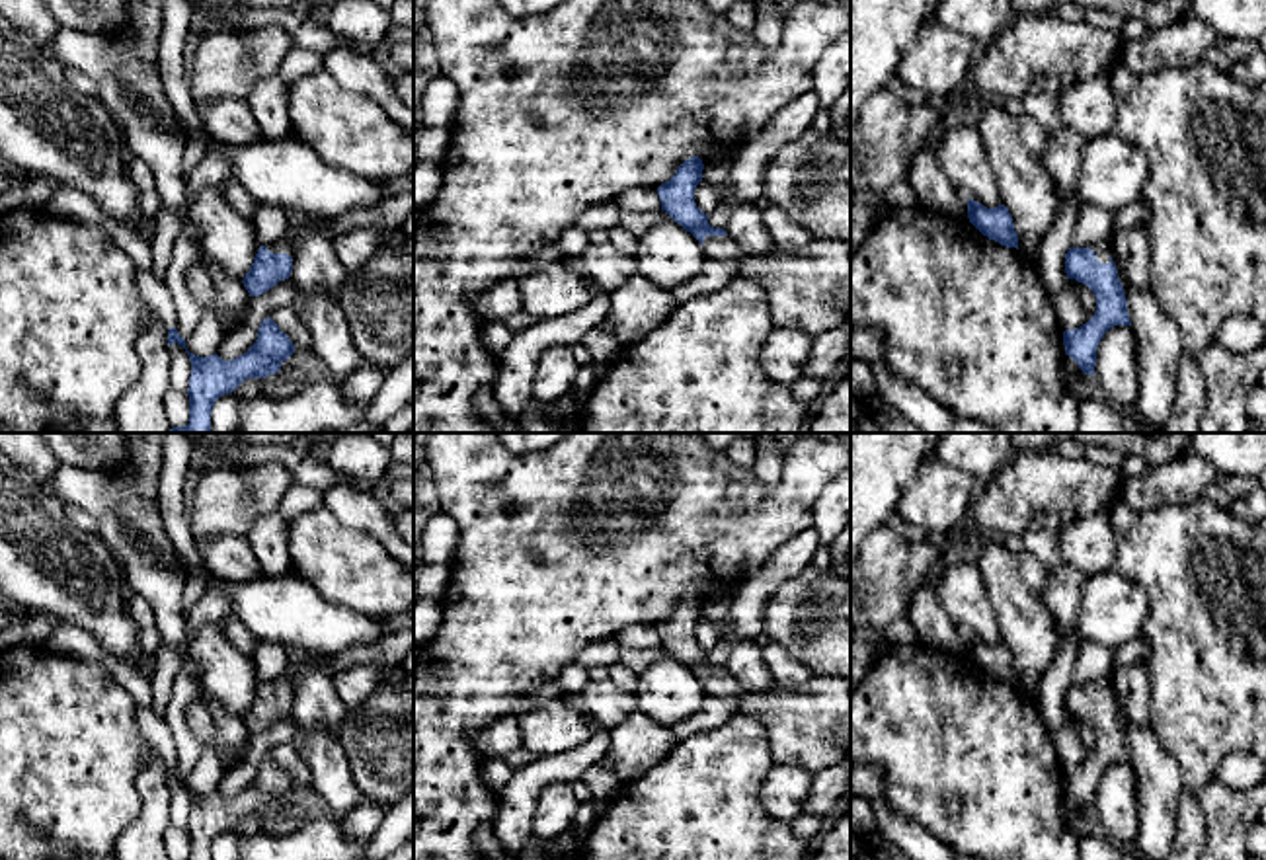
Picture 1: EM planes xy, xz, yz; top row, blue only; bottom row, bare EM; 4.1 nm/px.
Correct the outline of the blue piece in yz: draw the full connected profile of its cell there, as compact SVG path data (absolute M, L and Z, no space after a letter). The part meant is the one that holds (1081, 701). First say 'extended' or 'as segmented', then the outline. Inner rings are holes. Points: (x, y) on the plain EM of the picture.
extended; M1106 677L1088 684L1069 684L1065 690L1067 716L1087 722L1096 733L1094 753L1075 766L1063 768L1065 792L1069 792L1085 811L1094 811L1096 786L1104 770L1114 762L1131 762L1128 737L1118 716Z

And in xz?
extended; M698 593L685 597L675 612L657 624L661 647L691 669L702 683L706 696L737 698L745 692L741 683L724 665L708 661L694 640L694 626L702 618L704 601Z

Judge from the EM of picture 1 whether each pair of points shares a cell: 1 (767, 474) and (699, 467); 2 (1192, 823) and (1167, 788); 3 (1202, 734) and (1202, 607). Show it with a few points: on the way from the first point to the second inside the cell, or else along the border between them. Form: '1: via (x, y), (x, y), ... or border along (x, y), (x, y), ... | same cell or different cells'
1: border along (787, 453), (781, 478), (765, 490) | different cells
2: border along (1185, 790), (1179, 802), (1173, 839) | different cells
3: via (1202, 703), (1202, 638) | same cell

